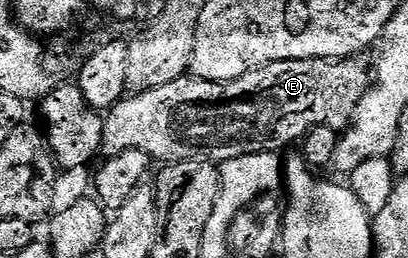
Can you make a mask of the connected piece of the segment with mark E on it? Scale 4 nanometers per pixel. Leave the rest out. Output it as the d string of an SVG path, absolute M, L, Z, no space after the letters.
M354 57L351 59L288 59L287 61L275 61L268 63L262 67L256 67L253 71L243 73L243 77L232 79L231 81L223 81L216 83L215 81L207 81L206 79L195 79L186 77L176 79L167 85L159 85L152 87L146 91L139 91L130 94L124 99L120 99L117 104L109 108L104 116L105 124L103 125L103 139L101 141L101 152L105 159L115 157L119 153L123 153L127 149L139 149L143 153L147 153L150 160L156 161L158 164L168 165L178 163L179 161L187 161L188 159L206 159L208 163L222 164L231 161L235 157L243 157L251 153L263 153L264 151L284 152L284 147L289 147L293 142L304 140L311 129L316 127L330 127L338 133L344 132L352 123L357 106L371 86L371 63L365 60L365 57Z

